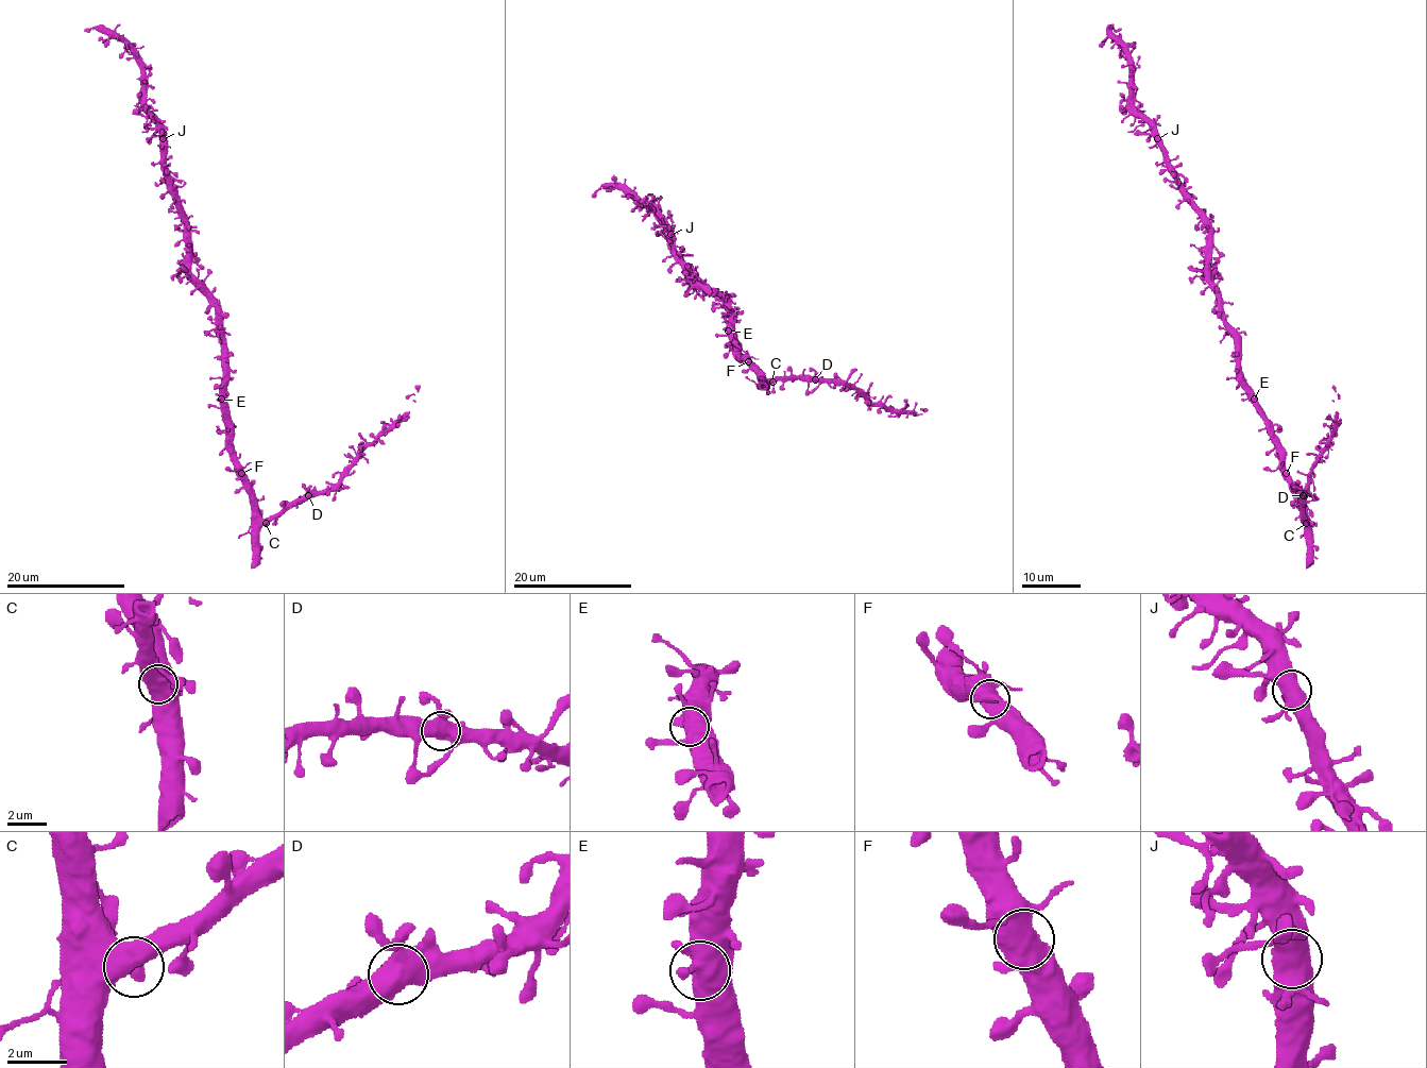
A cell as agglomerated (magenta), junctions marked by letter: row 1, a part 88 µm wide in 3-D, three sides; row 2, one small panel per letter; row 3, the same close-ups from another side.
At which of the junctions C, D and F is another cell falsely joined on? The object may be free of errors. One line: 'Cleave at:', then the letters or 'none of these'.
Cleave at: none of these

